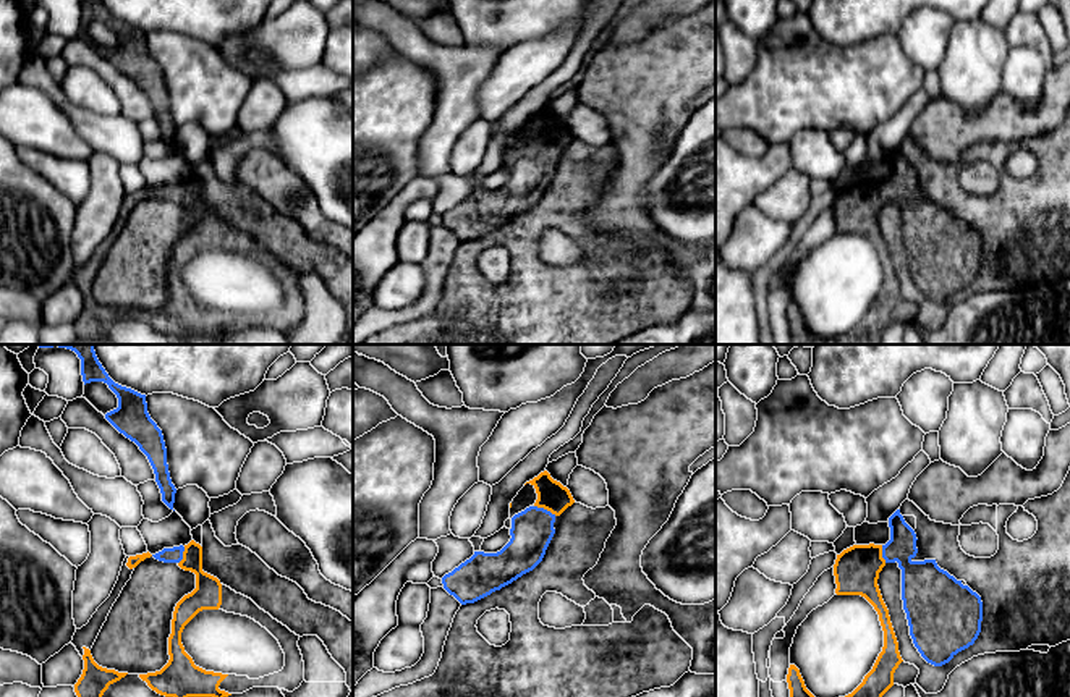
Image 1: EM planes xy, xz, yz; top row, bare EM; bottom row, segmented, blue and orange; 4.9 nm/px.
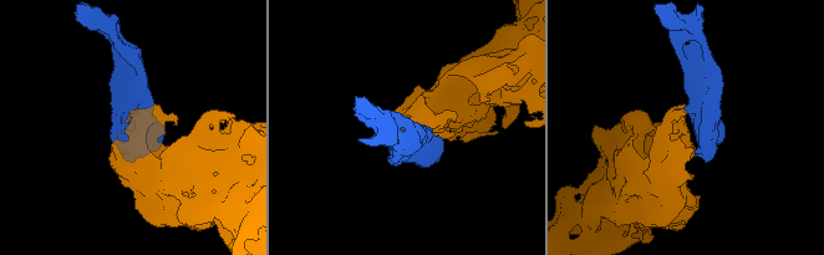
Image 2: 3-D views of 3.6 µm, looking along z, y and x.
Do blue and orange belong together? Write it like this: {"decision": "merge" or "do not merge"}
{"decision": "merge"}

